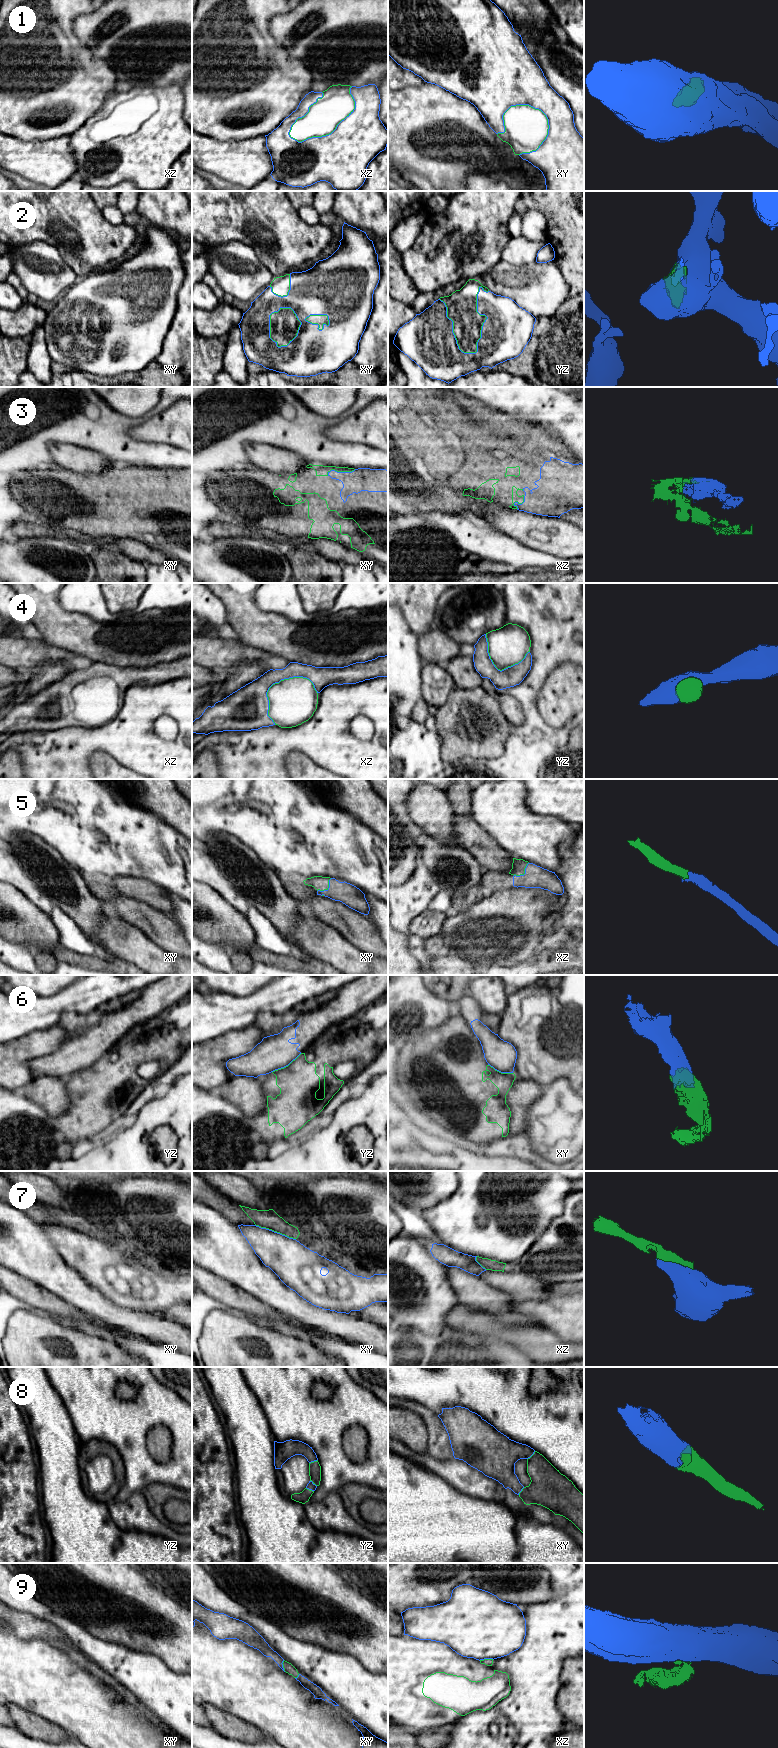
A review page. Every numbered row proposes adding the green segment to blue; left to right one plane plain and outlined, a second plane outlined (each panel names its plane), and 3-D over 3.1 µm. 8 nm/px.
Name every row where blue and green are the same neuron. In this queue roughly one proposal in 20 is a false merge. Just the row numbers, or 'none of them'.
1, 2, 3, 4, 5, 8

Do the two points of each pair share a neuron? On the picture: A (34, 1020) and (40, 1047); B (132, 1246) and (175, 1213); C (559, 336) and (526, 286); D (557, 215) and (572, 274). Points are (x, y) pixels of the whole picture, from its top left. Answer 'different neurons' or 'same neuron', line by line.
A: different neurons
B: different neurons
C: different neurons
D: same neuron

